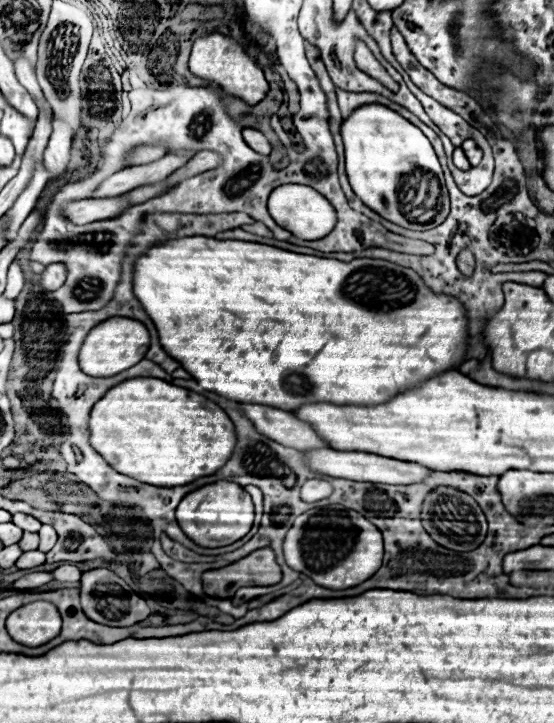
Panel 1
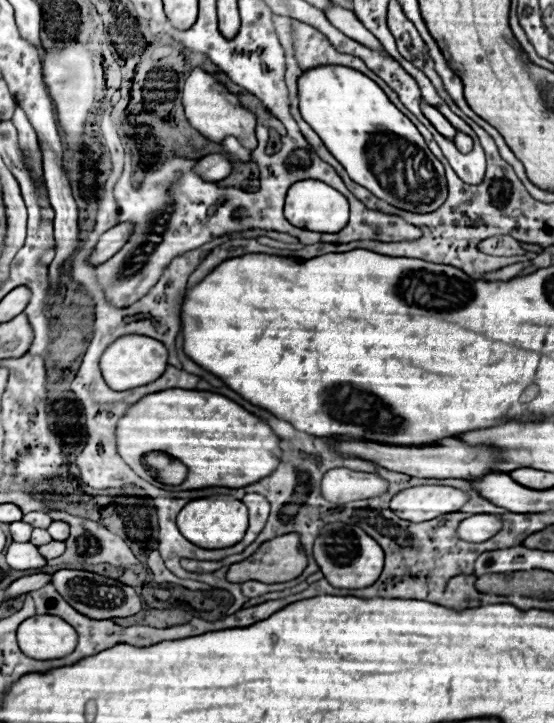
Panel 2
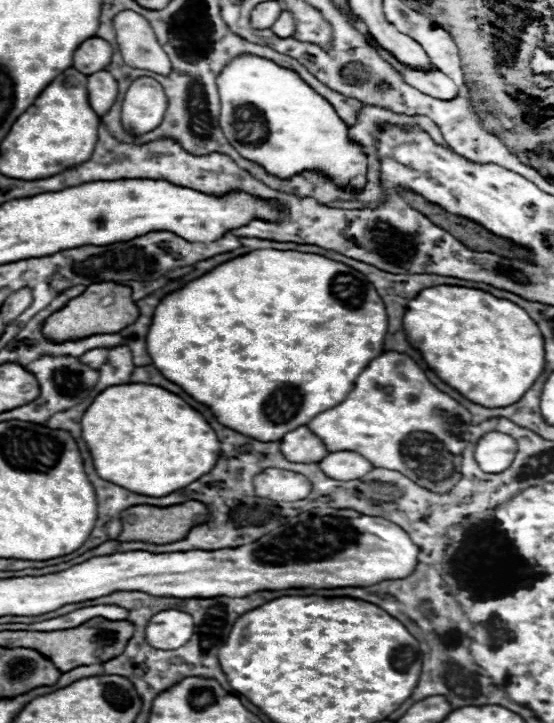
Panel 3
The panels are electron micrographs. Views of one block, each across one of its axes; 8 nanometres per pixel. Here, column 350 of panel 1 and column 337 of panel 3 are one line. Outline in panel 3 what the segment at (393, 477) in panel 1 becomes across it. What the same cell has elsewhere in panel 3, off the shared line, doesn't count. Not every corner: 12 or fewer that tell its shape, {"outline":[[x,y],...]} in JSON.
{"outline":[[330,452],[318,466],[328,478],[358,480],[372,470],[364,456]]}

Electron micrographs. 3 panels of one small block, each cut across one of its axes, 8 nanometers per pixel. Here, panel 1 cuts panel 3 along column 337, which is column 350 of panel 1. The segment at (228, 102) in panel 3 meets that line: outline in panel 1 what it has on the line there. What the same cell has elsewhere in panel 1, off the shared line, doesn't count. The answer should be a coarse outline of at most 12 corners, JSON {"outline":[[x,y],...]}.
{"outline":[[388,106],[342,120],[350,186],[408,230],[446,220],[442,166]]}

